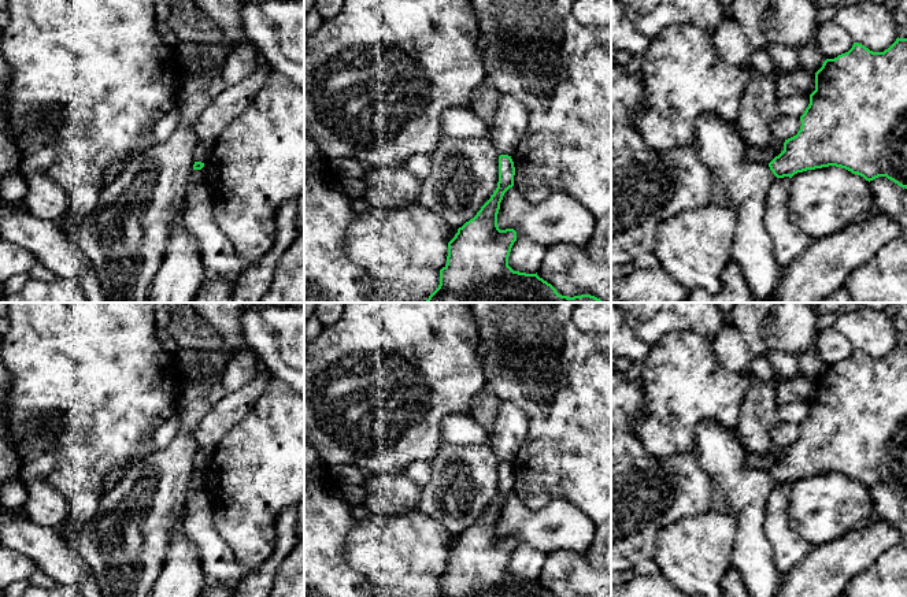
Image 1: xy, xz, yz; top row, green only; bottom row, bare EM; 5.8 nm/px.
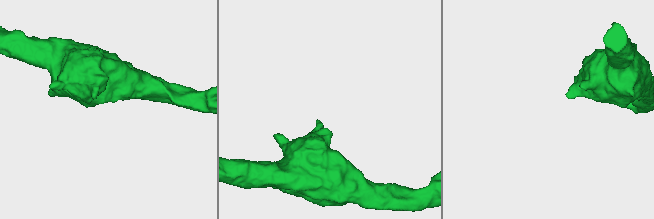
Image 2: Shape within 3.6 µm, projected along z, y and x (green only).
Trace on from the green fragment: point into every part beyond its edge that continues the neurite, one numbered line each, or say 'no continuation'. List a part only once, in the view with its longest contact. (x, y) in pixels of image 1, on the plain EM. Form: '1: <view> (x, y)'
no continuation

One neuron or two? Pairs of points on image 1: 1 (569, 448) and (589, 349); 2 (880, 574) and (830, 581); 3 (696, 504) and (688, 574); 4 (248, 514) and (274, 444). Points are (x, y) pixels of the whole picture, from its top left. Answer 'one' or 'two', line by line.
1: one
2: two
3: two
4: one

